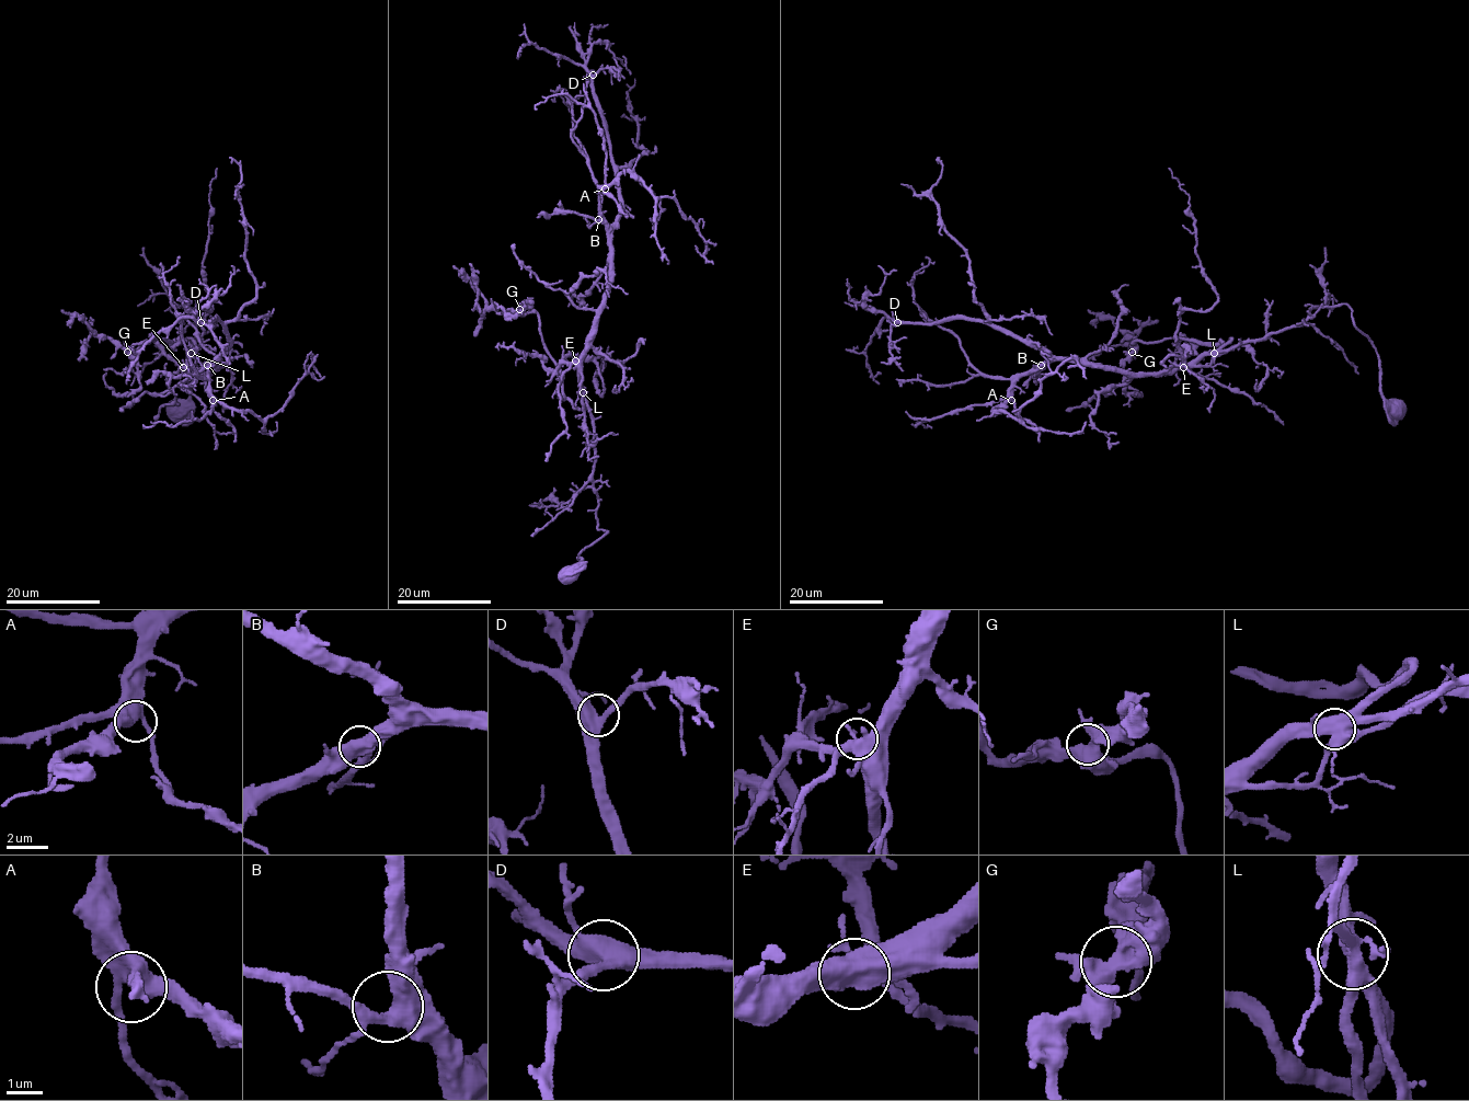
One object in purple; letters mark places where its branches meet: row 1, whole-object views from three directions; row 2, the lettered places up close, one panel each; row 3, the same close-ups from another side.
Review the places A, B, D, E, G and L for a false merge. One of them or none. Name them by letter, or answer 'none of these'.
none of these

